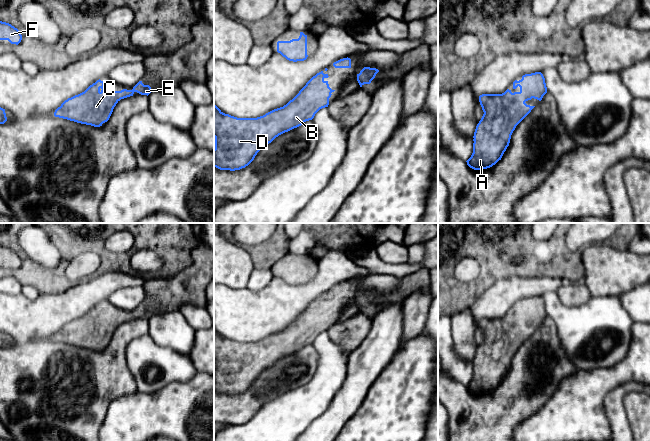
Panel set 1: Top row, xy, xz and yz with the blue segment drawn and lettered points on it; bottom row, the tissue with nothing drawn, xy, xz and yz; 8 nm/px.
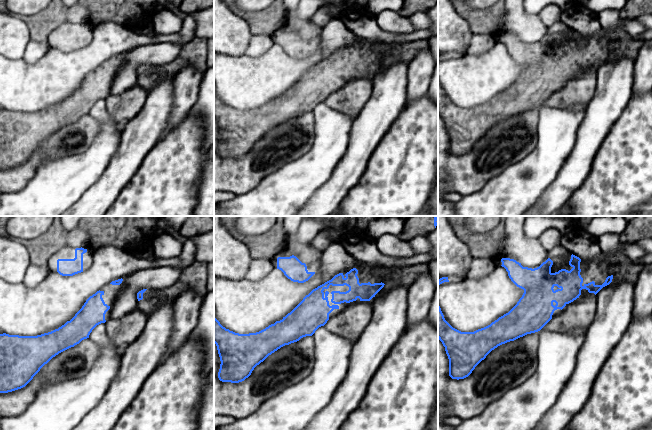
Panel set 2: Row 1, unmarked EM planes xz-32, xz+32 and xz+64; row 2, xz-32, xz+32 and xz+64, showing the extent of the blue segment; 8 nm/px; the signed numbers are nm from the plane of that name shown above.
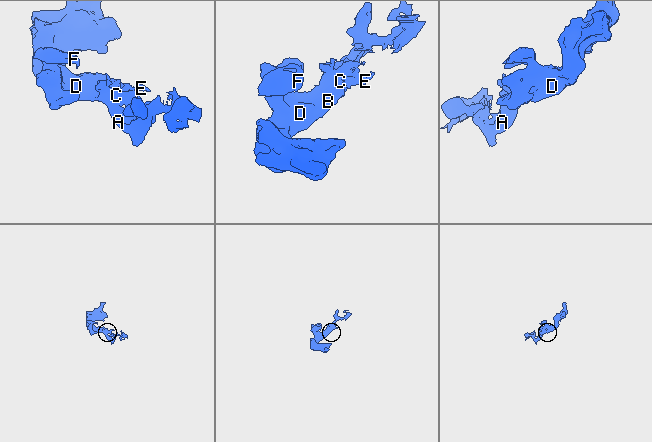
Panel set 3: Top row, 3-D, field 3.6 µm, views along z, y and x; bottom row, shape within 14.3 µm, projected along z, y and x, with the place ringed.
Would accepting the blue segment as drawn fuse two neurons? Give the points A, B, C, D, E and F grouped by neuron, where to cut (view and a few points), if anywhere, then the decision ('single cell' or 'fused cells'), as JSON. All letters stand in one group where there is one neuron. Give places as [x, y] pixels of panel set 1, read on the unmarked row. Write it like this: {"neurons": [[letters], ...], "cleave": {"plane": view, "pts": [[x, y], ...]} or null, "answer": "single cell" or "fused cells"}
{"neurons": [["A", "B", "C", "D", "E", "F"]], "cleave": null, "answer": "single cell"}

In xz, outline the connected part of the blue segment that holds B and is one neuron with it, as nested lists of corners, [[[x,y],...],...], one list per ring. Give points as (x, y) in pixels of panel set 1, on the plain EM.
[[[323,295],[317,297],[313,300],[306,309],[299,315],[299,317],[290,324],[283,331],[274,333],[263,340],[257,342],[237,342],[229,338],[223,337],[214,327],[214,362],[215,362],[215,372],[214,372],[214,391],[220,394],[240,394],[248,390],[255,382],[257,377],[267,368],[271,367],[279,359],[288,356],[294,352],[301,350],[304,346],[312,344],[315,338],[322,332],[328,331],[329,322],[332,314],[329,311],[328,298],[324,298]]]

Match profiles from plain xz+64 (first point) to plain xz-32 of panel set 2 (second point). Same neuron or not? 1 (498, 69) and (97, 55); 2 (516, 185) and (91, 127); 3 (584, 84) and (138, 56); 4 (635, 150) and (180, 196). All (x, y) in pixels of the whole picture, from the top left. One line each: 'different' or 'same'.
1: same
2: different
3: different
4: same

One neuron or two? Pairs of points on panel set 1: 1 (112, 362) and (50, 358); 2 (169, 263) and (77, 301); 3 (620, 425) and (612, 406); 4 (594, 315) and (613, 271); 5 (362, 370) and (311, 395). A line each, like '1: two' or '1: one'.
1: one
2: two
3: one
4: two
5: two

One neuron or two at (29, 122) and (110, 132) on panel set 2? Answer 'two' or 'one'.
two

